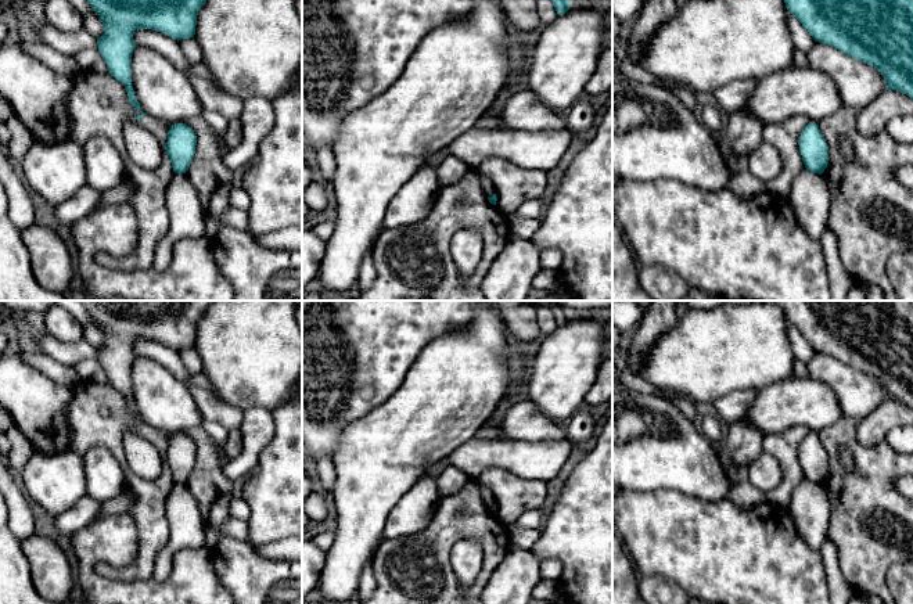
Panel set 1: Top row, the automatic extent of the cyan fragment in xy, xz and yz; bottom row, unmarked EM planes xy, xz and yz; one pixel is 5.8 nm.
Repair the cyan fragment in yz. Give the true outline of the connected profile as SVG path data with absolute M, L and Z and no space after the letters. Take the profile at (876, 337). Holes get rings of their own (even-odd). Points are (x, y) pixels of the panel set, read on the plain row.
M762 301L777 303L815 352L878 380L887 400L913 409L913 306L909 301Z

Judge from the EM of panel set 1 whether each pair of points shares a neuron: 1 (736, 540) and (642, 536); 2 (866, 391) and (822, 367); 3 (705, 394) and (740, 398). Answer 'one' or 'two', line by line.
1: one
2: one
3: two

